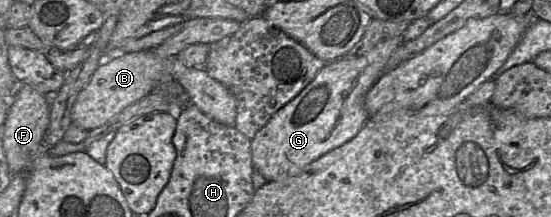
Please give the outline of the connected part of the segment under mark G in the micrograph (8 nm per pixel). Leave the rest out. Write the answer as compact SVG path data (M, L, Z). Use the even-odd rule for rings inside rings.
M402 35L387 38L365 55L326 62L315 78L251 139L254 168L267 181L288 178L355 137L369 118L364 105L367 92L383 73L390 55L403 42Z

